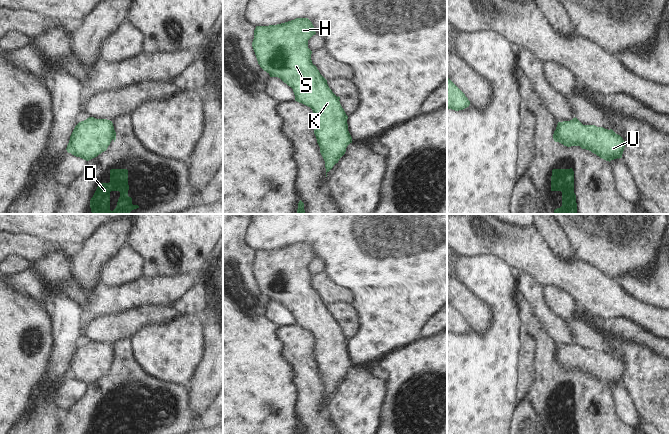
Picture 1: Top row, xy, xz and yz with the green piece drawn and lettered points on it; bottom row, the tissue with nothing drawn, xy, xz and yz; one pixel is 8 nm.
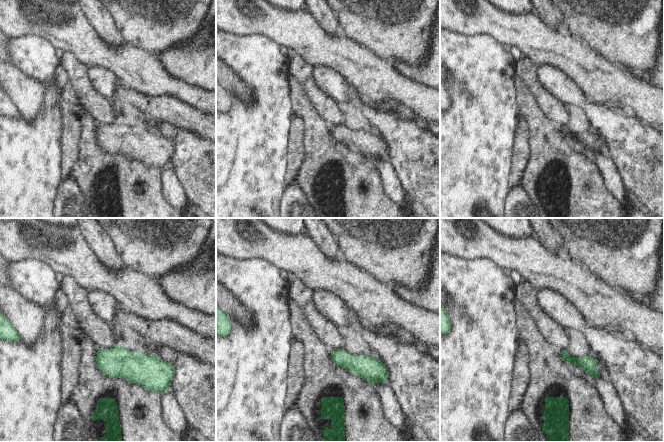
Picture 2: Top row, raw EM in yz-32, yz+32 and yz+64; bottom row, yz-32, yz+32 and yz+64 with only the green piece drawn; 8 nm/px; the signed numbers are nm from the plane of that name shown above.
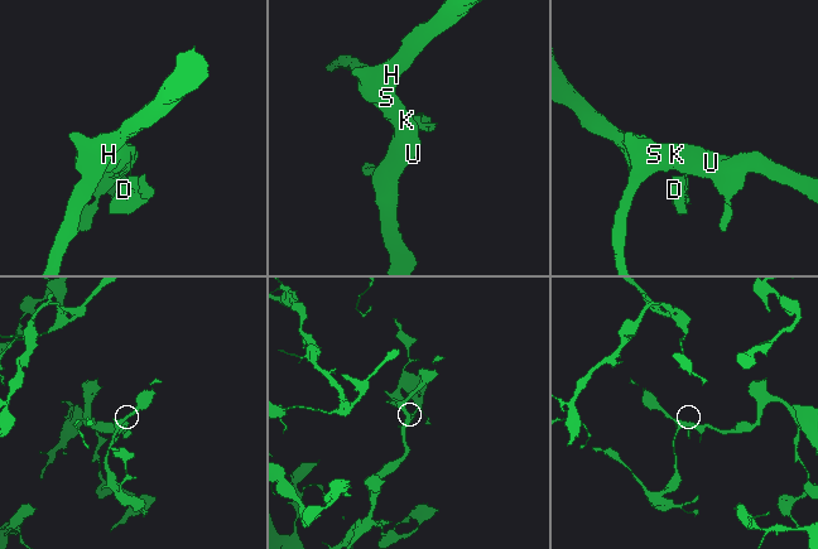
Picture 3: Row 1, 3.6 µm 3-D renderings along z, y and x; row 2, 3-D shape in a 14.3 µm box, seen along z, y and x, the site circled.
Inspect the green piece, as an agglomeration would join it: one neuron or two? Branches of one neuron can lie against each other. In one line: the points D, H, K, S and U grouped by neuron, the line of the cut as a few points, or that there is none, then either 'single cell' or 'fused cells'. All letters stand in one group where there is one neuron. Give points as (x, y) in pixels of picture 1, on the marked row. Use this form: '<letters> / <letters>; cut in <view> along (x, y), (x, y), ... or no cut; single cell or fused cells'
D / H K S U; cut in yz along (555, 130), (555, 134), (562, 141), (573, 145); fused cells

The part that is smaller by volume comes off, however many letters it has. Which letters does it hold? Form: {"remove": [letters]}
{"remove": ["D"]}

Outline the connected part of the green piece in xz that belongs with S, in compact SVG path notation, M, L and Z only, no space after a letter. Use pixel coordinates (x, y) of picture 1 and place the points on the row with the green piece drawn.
M296 18L294 20L269 26L256 26L252 47L258 64L270 77L278 77L293 89L295 101L310 107L314 113L314 134L320 147L320 153L325 161L327 173L338 163L345 154L347 146L352 143L352 137L348 131L347 119L338 97L332 92L327 80L320 74L317 67L312 63L312 51L308 48L308 40L315 35L315 29L308 18Z

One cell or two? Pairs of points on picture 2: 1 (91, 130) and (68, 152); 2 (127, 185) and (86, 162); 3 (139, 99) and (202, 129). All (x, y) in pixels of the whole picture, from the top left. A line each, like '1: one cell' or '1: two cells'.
1: two cells
2: one cell
3: one cell

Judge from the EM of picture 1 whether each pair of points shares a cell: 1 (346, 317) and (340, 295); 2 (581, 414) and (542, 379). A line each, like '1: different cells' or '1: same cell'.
1: different cells
2: same cell

